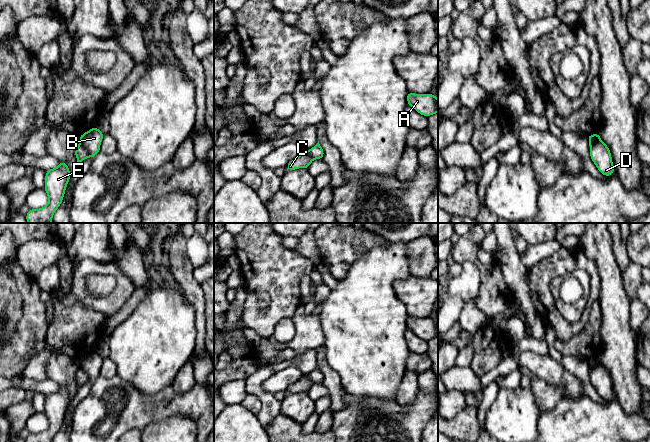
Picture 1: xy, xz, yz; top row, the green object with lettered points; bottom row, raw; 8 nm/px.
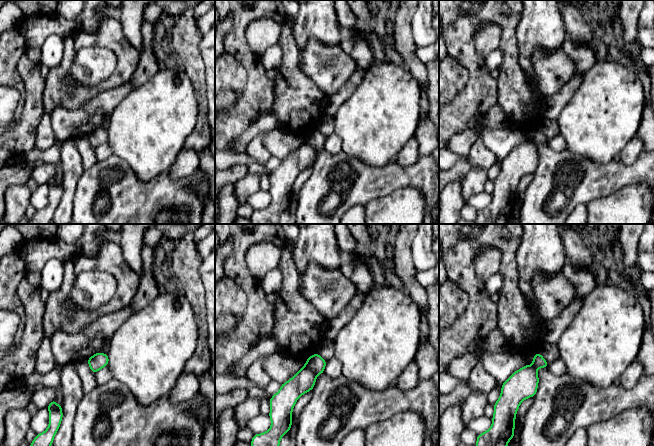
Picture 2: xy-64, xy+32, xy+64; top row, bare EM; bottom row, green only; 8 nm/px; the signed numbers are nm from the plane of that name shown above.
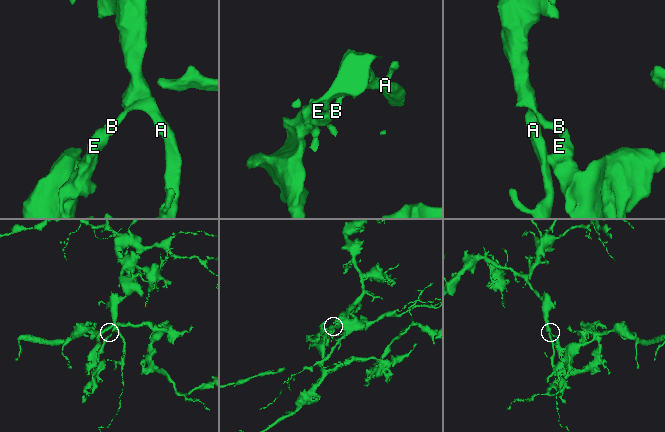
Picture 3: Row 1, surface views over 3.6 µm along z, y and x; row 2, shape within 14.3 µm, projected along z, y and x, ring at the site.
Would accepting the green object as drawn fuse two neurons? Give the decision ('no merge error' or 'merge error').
merge error

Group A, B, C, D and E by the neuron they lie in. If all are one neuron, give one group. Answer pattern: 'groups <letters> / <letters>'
groups A B / C D E

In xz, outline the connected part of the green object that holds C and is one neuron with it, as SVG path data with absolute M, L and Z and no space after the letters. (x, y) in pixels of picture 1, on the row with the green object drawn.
M303 151L296 159L290 161L287 164L286 169L287 170L295 170L298 168L308 169L312 160L313 160L312 157L306 151Z

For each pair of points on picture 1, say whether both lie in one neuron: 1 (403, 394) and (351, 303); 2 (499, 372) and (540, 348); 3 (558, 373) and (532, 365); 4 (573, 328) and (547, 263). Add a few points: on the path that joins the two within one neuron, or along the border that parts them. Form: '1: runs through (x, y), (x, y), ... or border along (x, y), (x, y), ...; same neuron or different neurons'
1: border along (407, 369), (398, 387), (395, 400); different neurons
2: runs through (510, 361), (524, 345), (529, 345); same neuron
3: runs through (552, 372), (538, 365); same neuron
4: runs through (555, 317), (543, 300), (543, 281); same neuron

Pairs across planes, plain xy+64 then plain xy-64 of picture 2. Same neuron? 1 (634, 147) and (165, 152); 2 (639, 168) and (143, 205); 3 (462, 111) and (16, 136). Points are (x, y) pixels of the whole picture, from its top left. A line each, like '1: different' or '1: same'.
1: different
2: same
3: same

